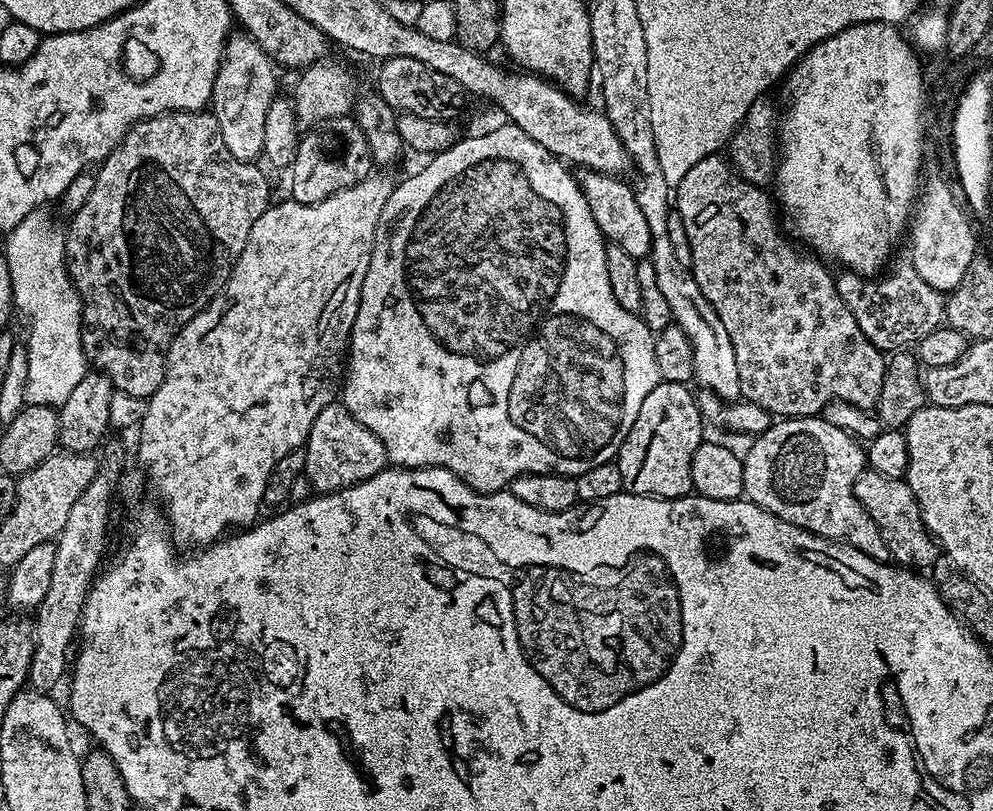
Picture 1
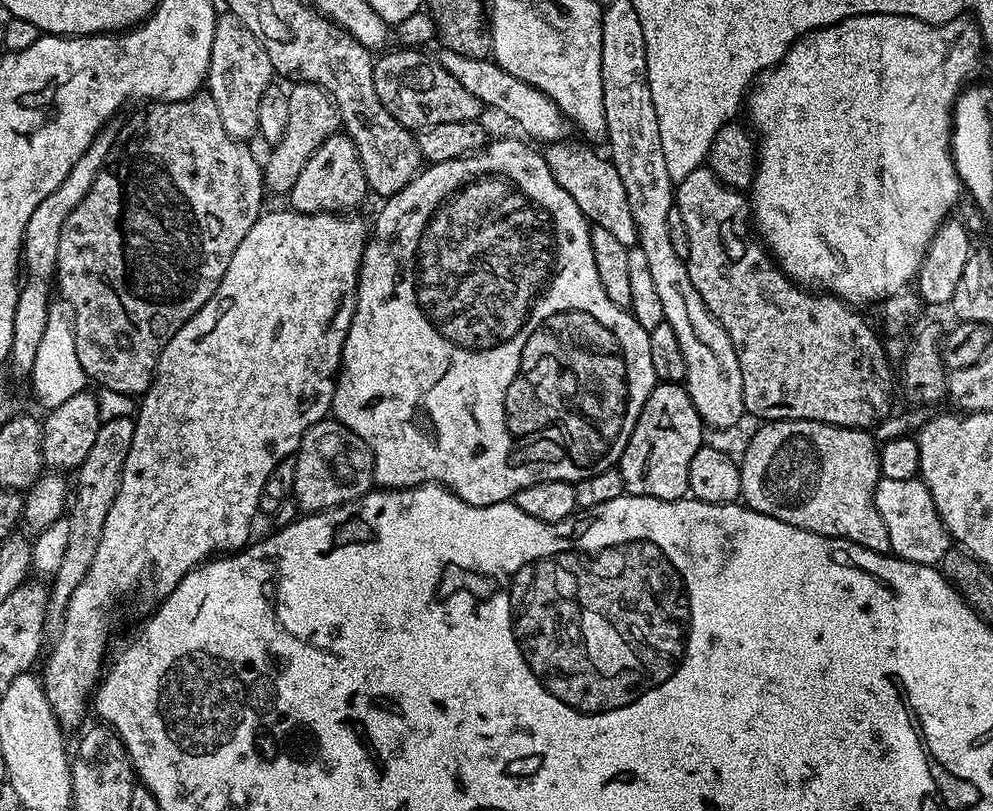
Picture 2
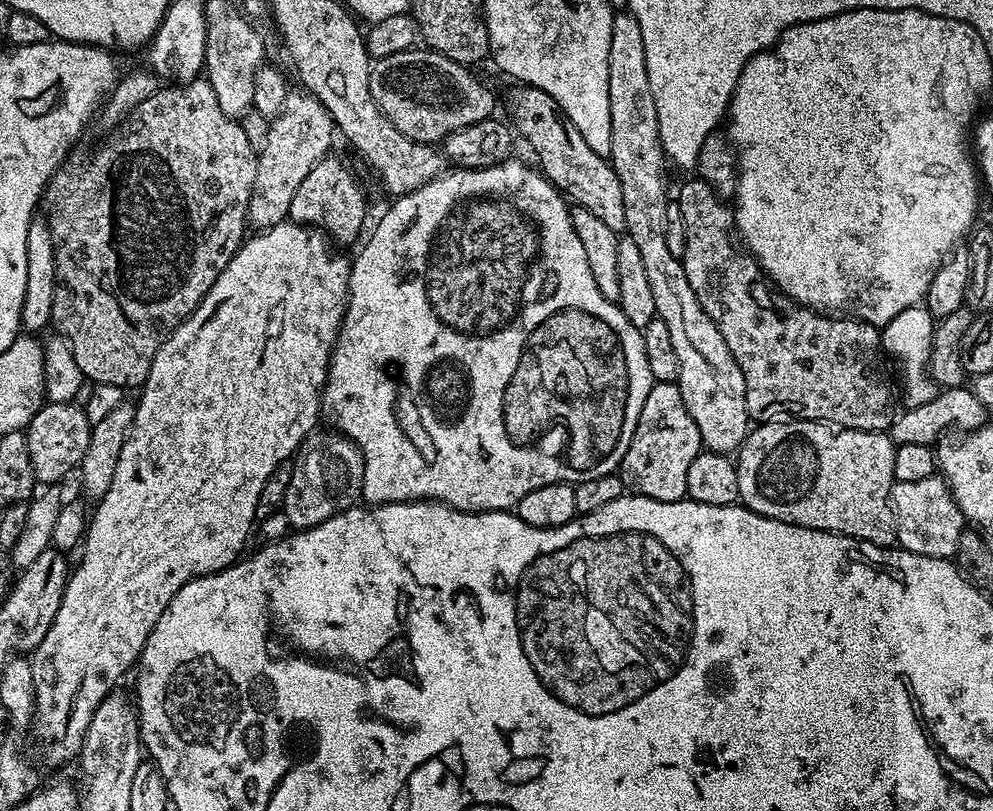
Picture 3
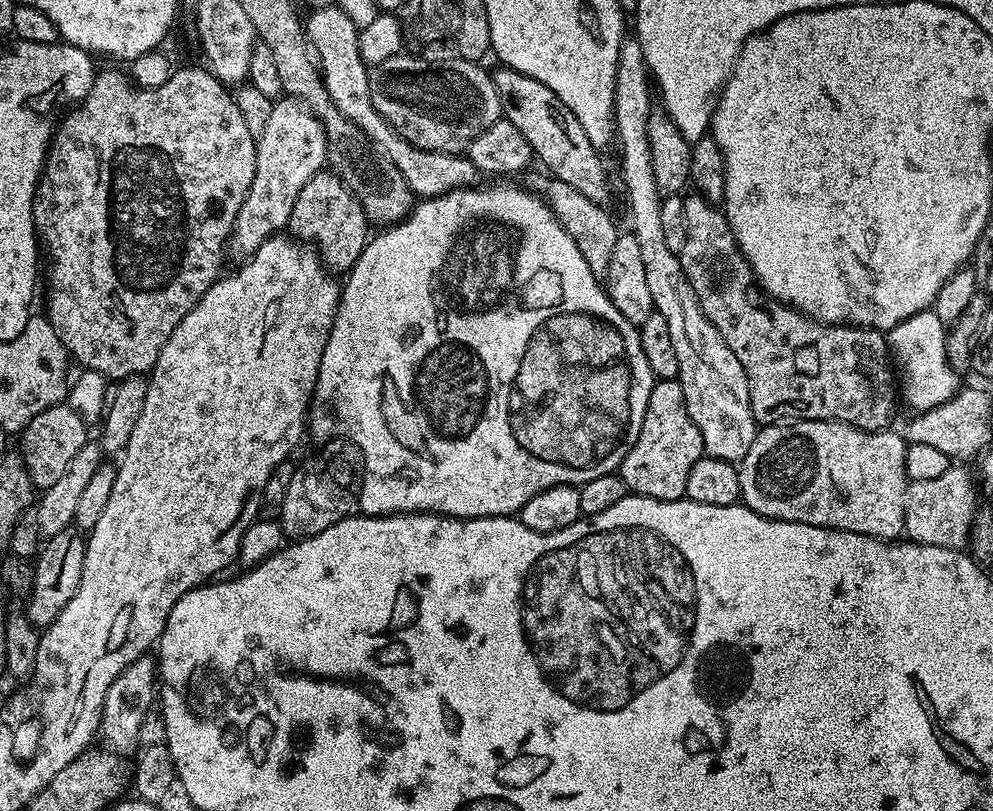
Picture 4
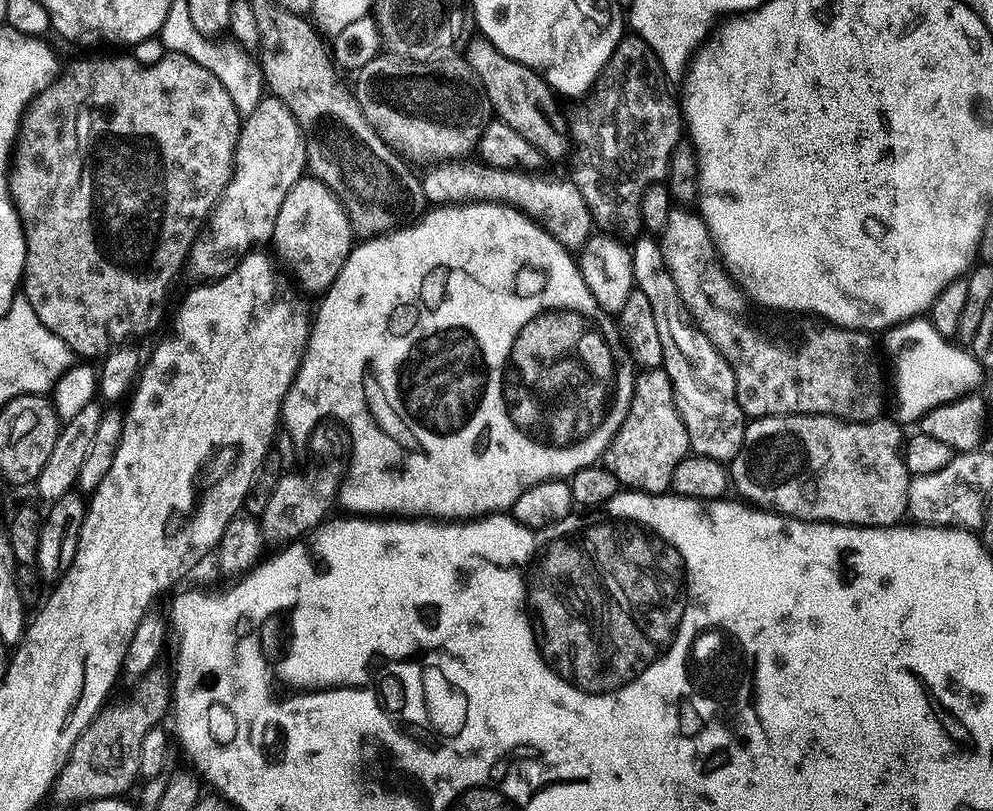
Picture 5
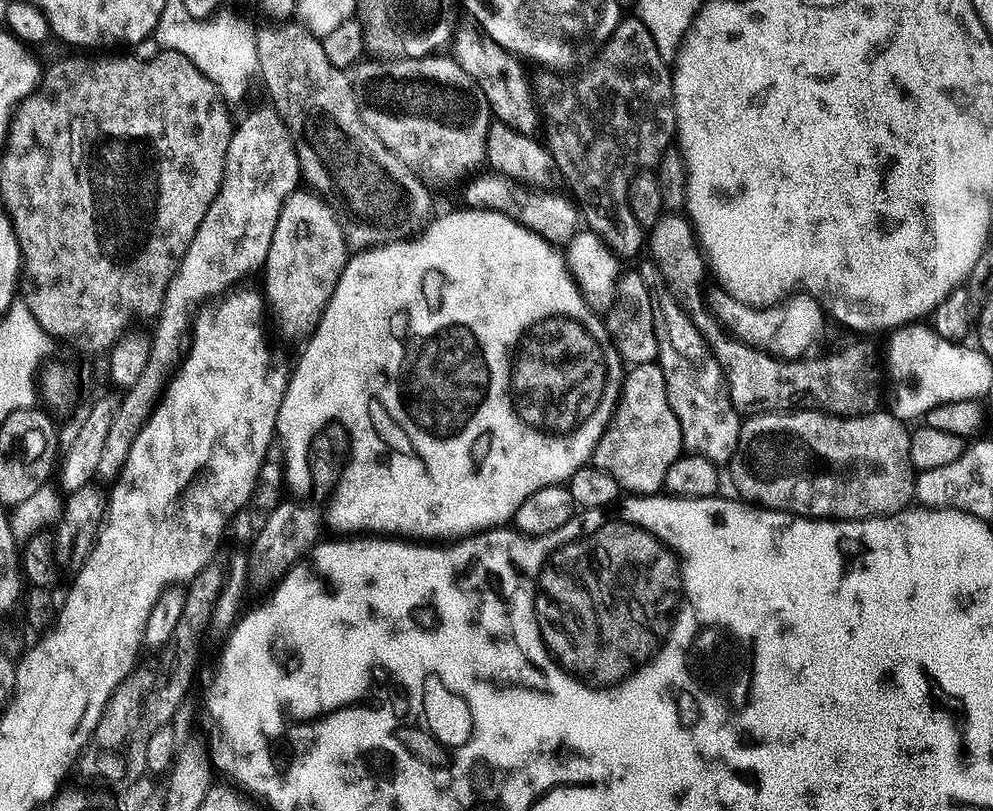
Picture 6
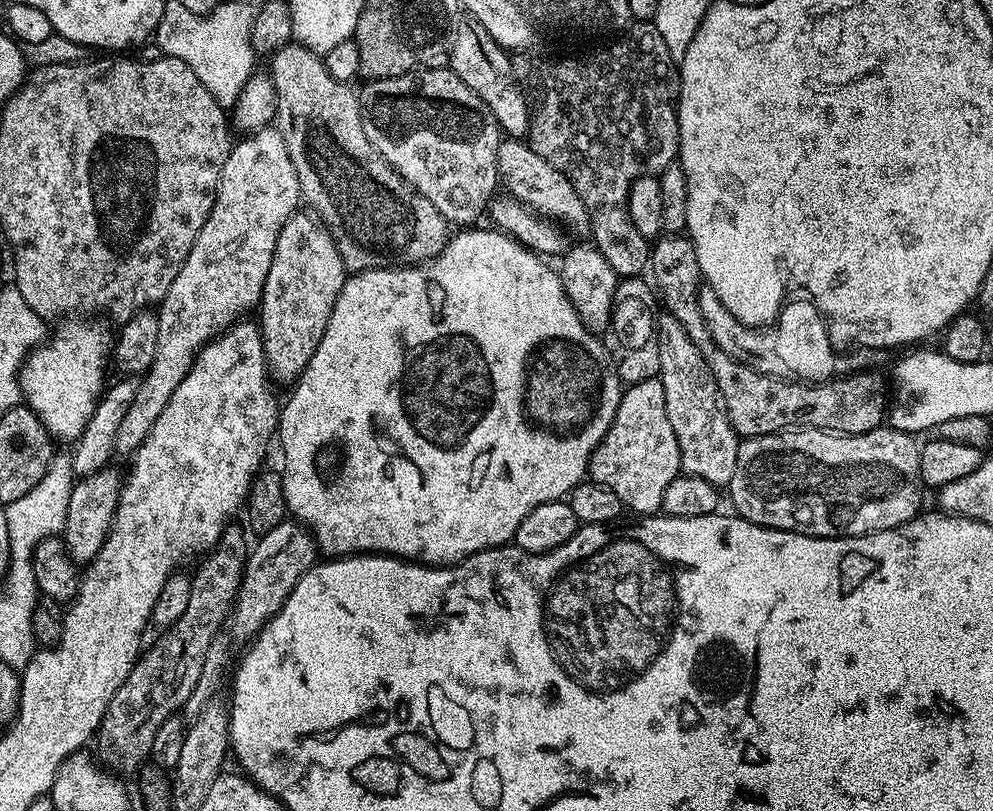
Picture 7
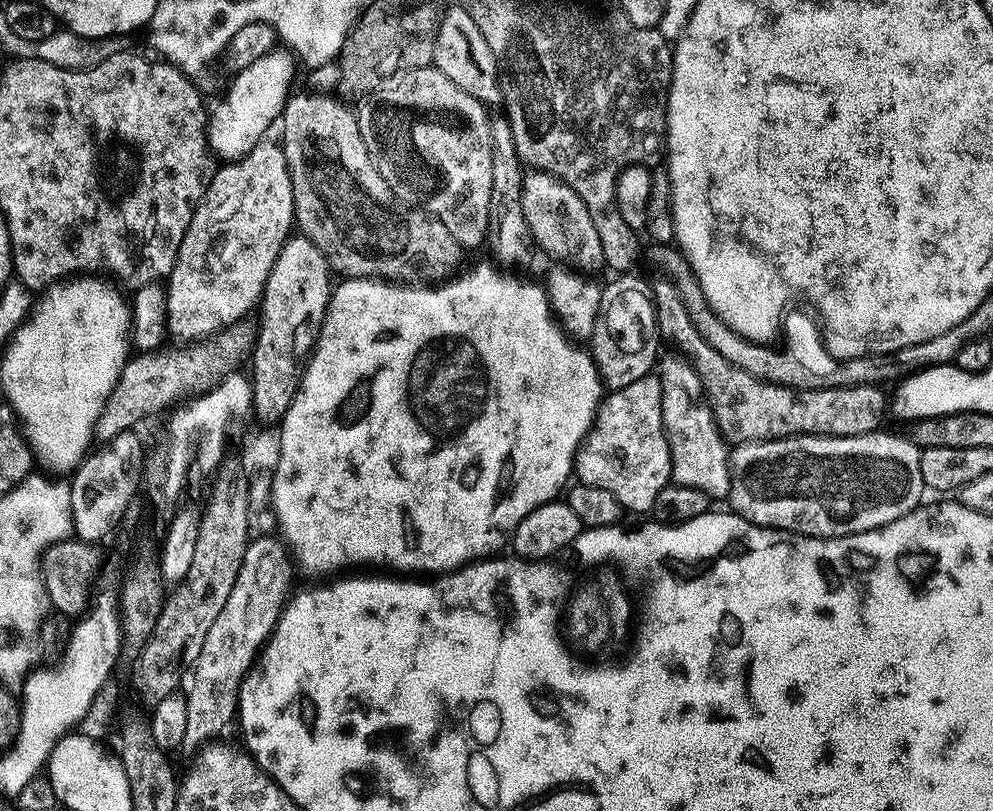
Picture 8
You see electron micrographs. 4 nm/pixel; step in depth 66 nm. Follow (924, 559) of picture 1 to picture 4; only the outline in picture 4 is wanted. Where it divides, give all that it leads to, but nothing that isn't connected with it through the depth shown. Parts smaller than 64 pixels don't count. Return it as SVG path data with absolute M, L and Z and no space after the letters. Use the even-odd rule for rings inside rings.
M950 466L946 474L926 482L909 483L904 499L904 532L909 541L929 544L938 548L963 549L974 531L976 492L972 489L974 478L964 468ZM973 515L973 516L972 516Z

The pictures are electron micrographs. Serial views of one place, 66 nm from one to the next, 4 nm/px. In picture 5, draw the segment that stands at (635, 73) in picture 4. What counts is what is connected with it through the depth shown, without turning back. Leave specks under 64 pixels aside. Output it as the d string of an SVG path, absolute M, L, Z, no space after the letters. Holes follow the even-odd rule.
M648 234L636 237L631 245L635 291L654 314L658 338L662 341L663 370L670 378L678 414L686 426L689 449L697 456L729 462L744 448L746 417L736 393L734 370L724 355L693 326L692 318L684 308L678 286L663 261L659 239Z

